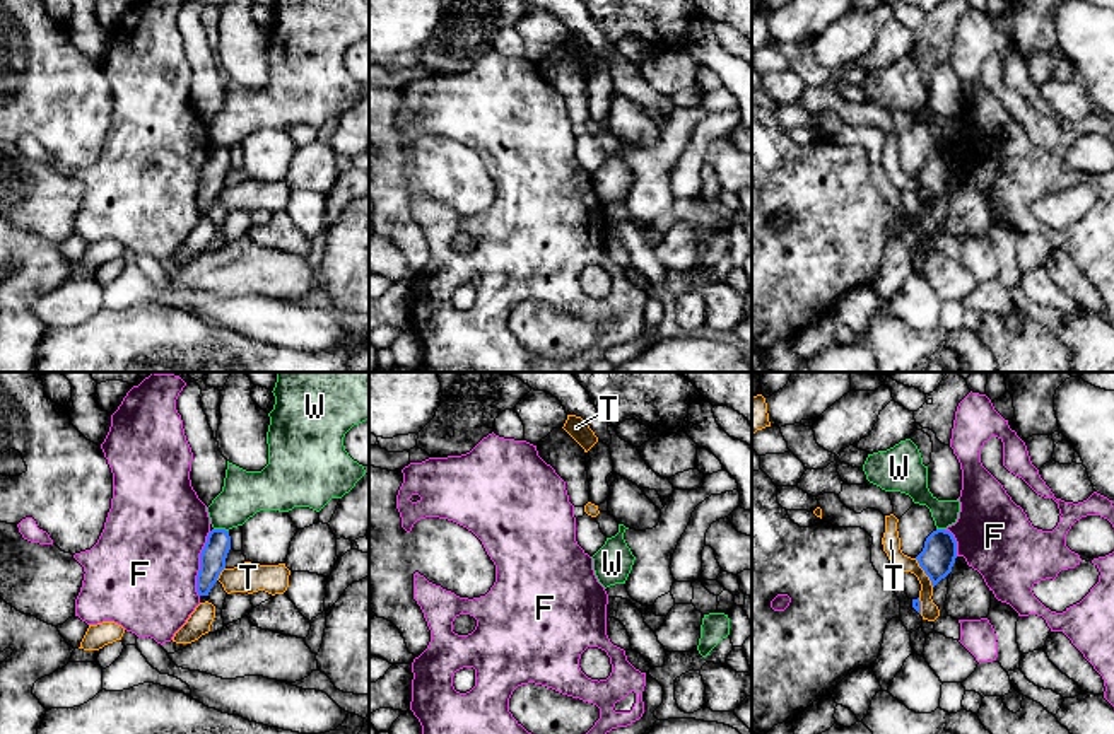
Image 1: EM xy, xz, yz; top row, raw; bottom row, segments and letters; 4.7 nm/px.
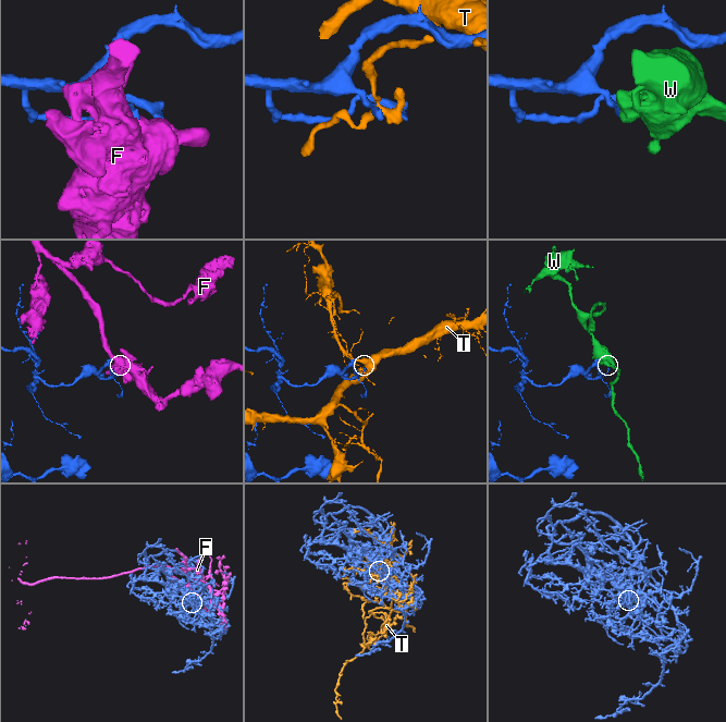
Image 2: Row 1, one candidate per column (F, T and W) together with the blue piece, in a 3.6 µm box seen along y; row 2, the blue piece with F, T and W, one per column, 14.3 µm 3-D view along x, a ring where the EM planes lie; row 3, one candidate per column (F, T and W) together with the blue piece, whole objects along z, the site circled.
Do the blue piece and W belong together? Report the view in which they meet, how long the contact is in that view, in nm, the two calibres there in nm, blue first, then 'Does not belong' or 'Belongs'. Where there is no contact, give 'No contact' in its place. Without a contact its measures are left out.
Touches blue in xy. Shared border 70 nm. Thickness 130 nm (blue) against 200 nm. Does not belong

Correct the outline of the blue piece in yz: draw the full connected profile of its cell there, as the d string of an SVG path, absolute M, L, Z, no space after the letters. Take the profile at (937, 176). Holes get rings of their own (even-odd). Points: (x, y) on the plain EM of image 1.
M945 147L933 149L926 155L923 169L916 174L933 205L952 189L955 176L957 159L953 152Z

